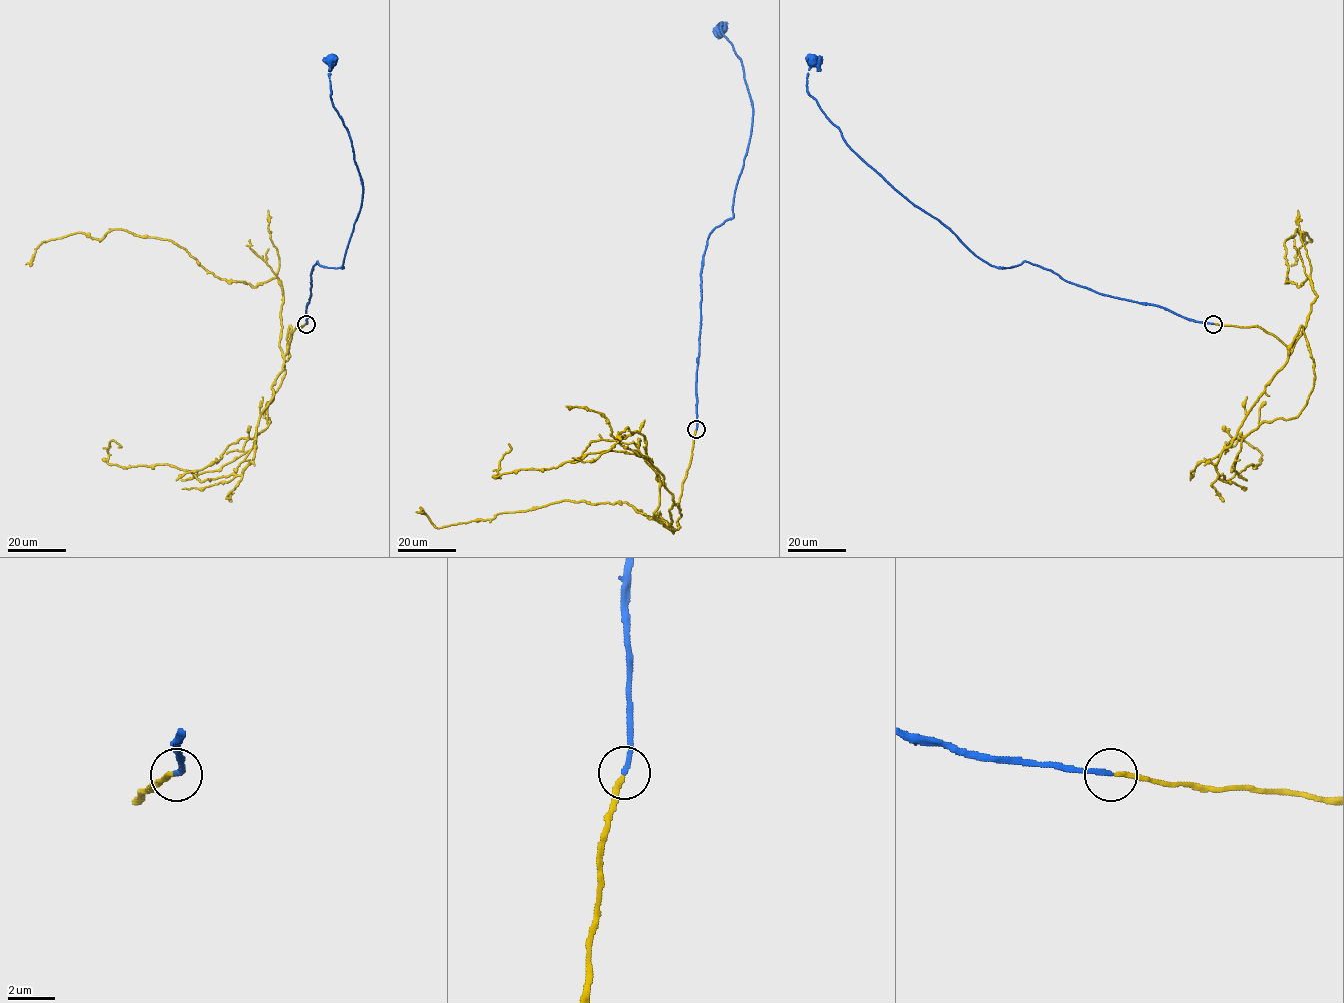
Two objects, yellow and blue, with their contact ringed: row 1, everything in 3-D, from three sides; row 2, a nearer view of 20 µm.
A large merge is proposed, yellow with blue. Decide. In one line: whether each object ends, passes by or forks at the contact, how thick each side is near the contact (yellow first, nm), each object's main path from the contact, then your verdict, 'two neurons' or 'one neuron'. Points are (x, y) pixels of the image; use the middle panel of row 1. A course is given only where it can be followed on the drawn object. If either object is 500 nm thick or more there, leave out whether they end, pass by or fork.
yellow ends there; blue ends there; 200 nm thick on the yellow side, 200 nm on the other; yellow runs (696, 429), (680, 501), (669, 509), (673, 532), (625, 502), (563, 500), (437, 528), (420, 507); blue runs (696, 429), (703, 255), (709, 233), (732, 218), (752, 121), (752, 101), (742, 63), (722, 29); one neuron

